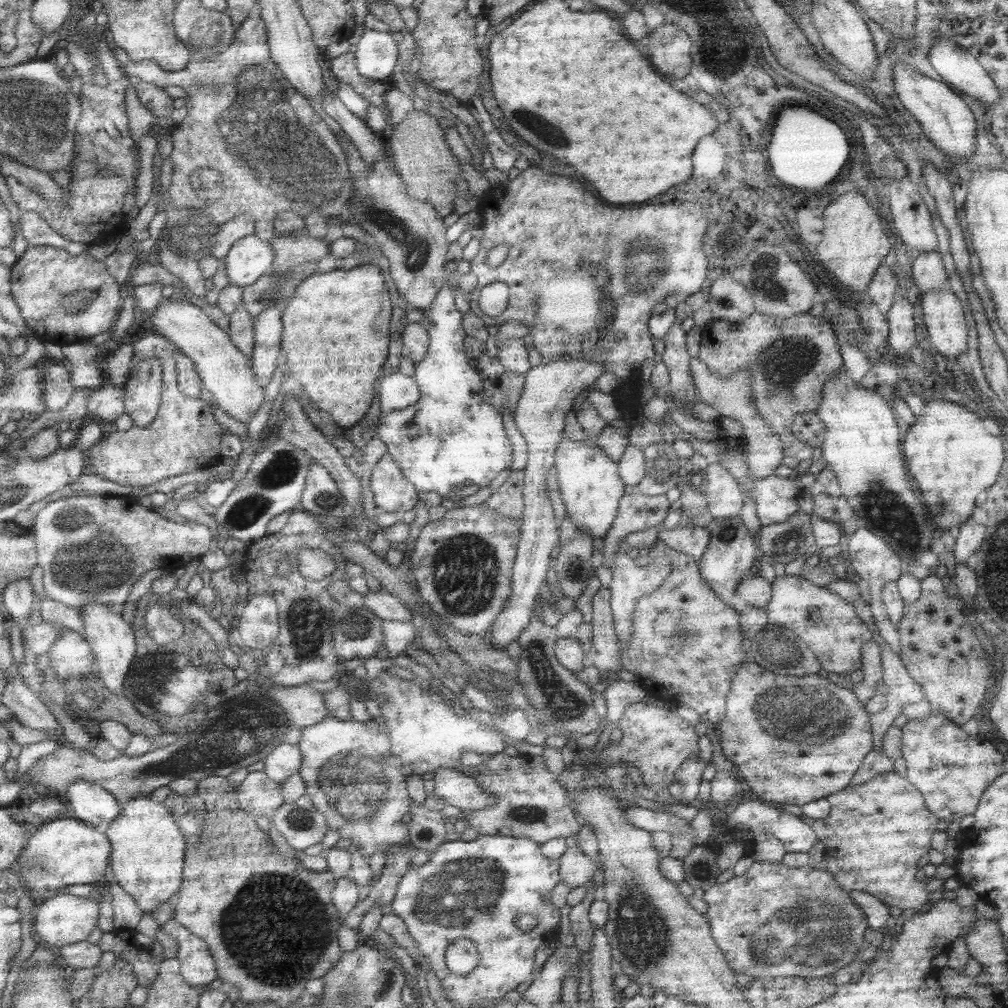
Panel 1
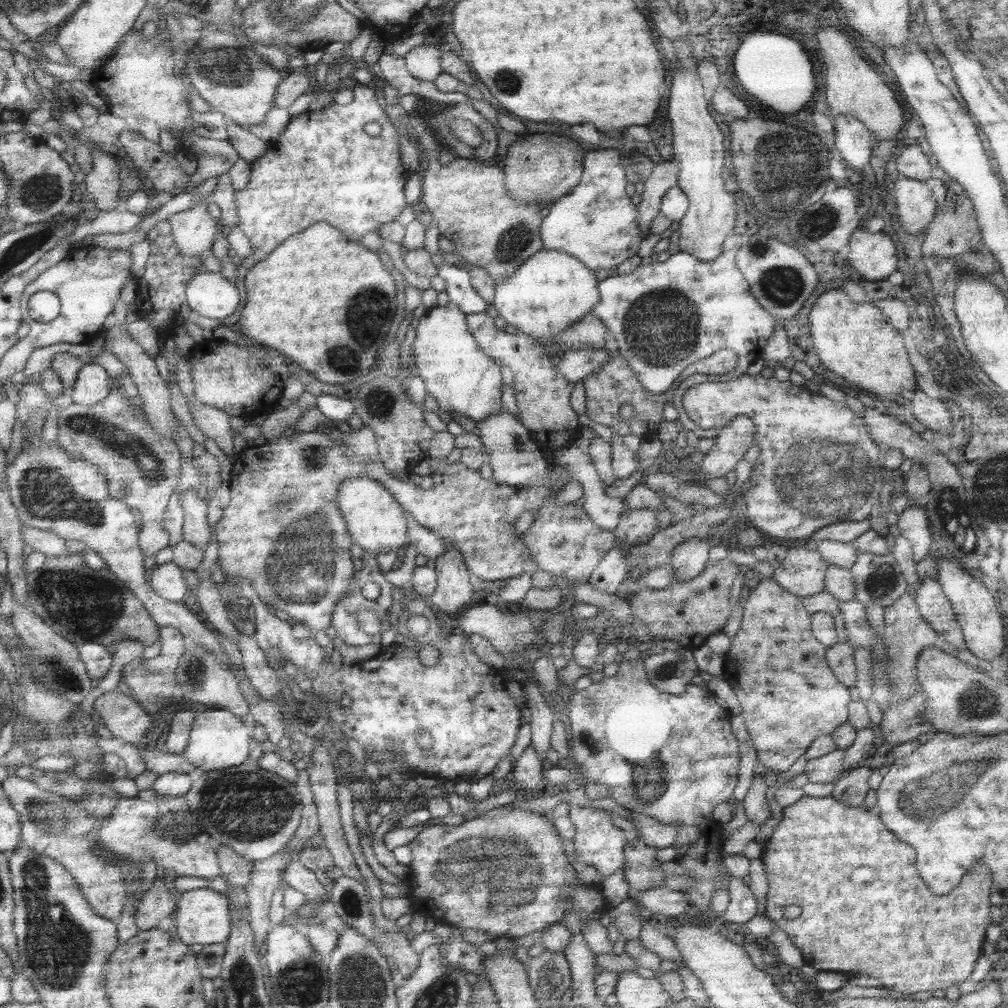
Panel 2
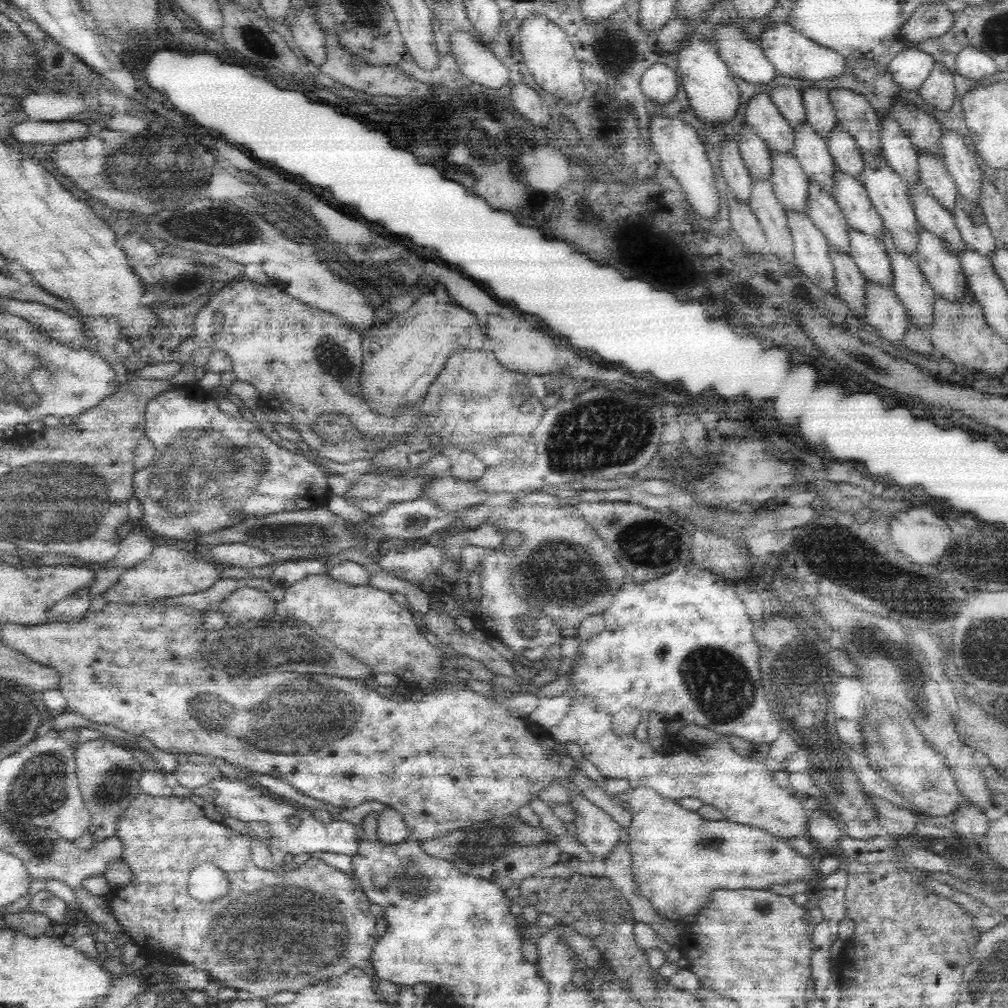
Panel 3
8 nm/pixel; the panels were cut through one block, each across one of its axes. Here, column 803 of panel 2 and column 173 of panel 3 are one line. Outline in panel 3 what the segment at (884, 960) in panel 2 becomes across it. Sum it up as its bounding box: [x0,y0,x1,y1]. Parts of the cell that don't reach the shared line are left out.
[104,794,378,998]

